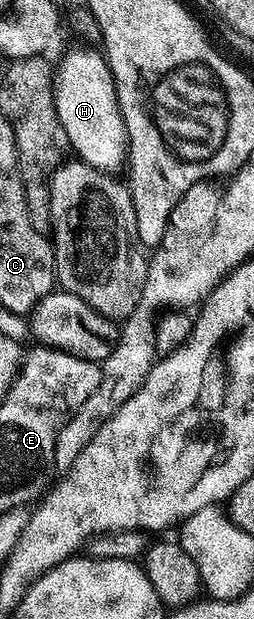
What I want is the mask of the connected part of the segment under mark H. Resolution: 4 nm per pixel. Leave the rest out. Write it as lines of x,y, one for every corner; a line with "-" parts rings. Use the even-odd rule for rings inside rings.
99,50
96,51
72,51
60,67
54,71
54,86
56,88
56,108
58,109
58,121
62,121
62,129
66,129
68,146
78,154
79,162
88,163
94,169
116,173
120,166
128,163
128,134
124,118
118,105
116,86
112,71
108,68
108,61

